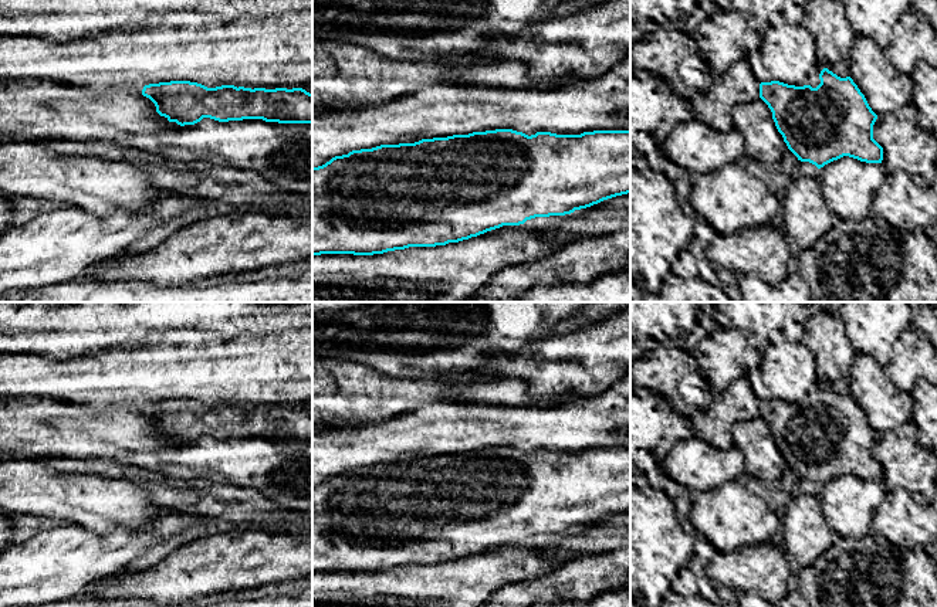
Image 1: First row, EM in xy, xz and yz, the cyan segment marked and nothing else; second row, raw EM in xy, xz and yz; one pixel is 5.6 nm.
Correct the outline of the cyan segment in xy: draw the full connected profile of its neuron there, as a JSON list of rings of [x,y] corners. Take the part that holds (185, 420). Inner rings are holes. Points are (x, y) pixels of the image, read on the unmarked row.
[[[170,399],[145,403],[142,413],[155,421],[160,434],[180,444],[194,442],[203,435],[312,441],[312,411],[302,406],[207,406],[190,399]]]

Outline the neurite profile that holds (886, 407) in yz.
[[[856,353],[848,382],[850,396],[877,434],[911,421],[914,410],[911,394],[899,389],[872,356]]]

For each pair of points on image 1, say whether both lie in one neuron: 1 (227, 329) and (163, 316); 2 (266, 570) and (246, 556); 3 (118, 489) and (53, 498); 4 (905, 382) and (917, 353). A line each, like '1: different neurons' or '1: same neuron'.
1: same neuron
2: same neuron
3: same neuron
4: same neuron

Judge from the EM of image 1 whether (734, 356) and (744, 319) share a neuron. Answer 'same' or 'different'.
different

